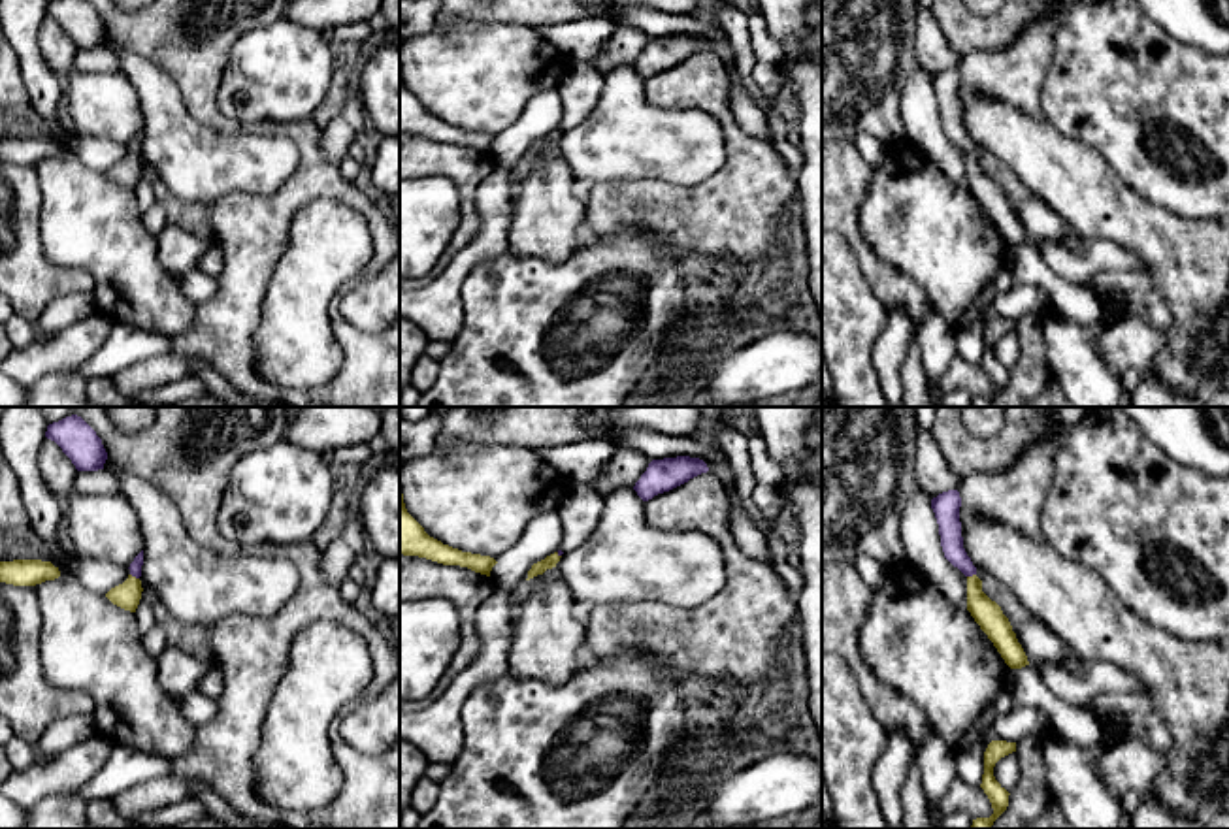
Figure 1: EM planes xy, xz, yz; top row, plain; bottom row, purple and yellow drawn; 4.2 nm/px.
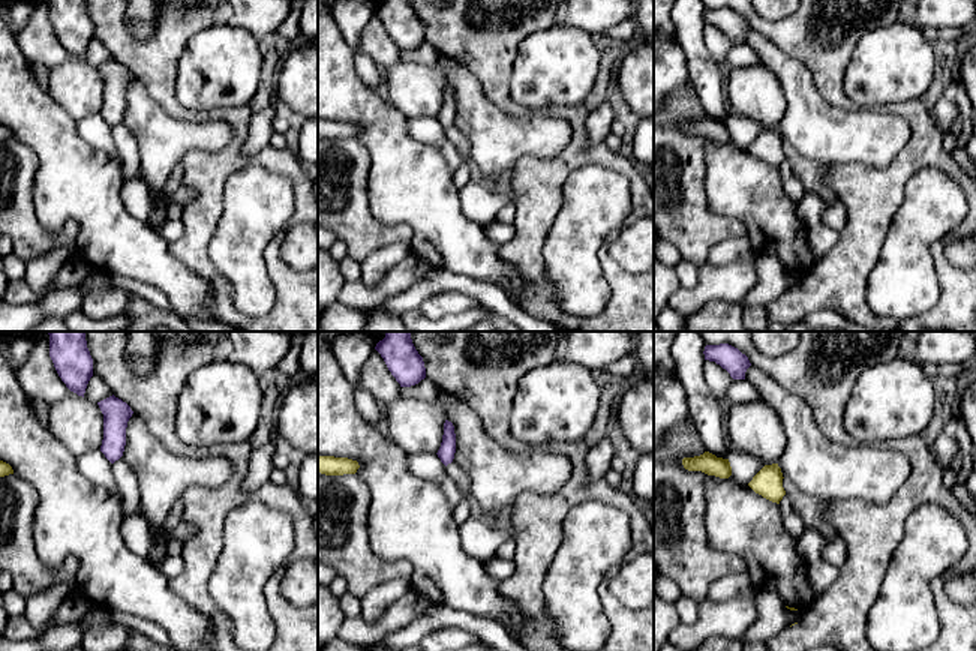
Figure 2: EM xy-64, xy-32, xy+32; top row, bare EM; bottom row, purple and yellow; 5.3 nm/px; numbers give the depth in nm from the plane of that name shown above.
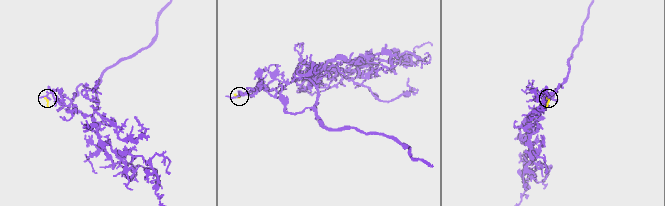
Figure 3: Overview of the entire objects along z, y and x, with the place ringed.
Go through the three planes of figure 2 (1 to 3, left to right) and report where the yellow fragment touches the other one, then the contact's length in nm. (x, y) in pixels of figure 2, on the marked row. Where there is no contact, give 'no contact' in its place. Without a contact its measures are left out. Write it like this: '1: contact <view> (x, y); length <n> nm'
1: no contact
2: no contact
3: no contact

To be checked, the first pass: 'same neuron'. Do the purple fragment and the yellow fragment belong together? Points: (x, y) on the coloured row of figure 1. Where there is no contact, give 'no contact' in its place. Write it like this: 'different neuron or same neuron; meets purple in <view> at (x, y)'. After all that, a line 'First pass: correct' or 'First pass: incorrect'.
same neuron; meets purple in xy at (134, 575)
First pass: correct

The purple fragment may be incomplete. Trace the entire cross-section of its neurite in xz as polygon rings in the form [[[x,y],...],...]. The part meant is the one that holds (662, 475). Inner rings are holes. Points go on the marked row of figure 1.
[[[677,456],[652,460],[633,490],[643,501],[648,501],[654,496],[669,492],[707,471],[707,463],[699,458]]]

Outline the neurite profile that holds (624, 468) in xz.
[[[616,447],[592,488],[605,497],[616,488],[635,486],[648,463],[639,450]]]

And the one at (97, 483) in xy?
[[[109,469],[79,471],[74,480],[74,494],[111,496],[117,490],[117,475]]]

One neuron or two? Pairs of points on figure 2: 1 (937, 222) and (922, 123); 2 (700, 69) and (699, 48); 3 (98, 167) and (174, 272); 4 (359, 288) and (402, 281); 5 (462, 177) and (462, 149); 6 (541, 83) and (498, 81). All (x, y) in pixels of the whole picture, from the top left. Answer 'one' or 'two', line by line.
1: two
2: one
3: one
4: one
5: one
6: two

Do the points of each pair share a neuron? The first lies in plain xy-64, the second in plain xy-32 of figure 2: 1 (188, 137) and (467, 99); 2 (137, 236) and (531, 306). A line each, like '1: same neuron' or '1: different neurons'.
1: same neuron
2: different neurons

